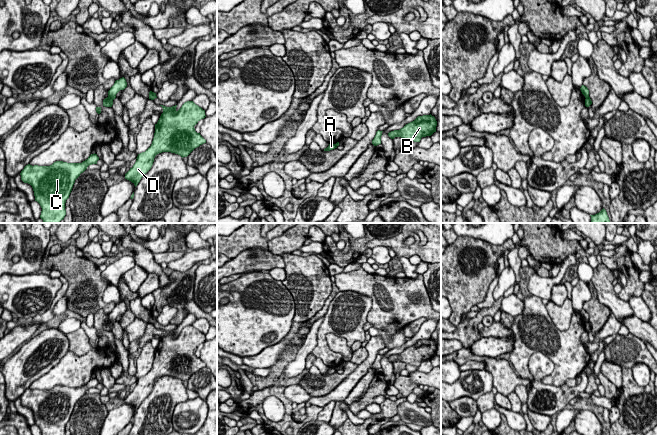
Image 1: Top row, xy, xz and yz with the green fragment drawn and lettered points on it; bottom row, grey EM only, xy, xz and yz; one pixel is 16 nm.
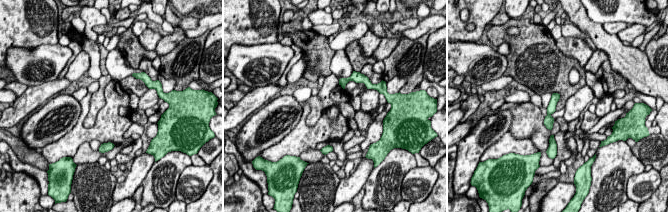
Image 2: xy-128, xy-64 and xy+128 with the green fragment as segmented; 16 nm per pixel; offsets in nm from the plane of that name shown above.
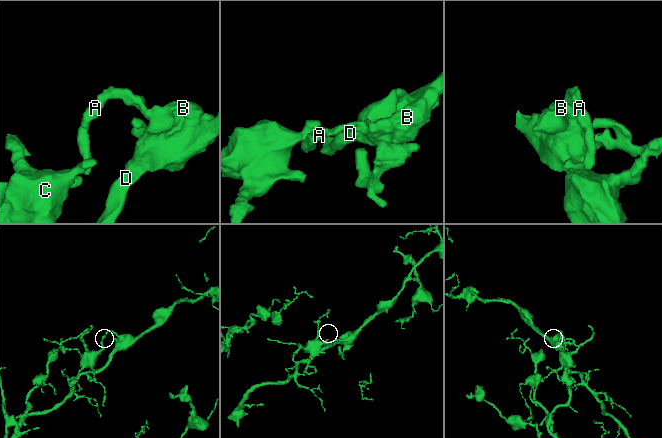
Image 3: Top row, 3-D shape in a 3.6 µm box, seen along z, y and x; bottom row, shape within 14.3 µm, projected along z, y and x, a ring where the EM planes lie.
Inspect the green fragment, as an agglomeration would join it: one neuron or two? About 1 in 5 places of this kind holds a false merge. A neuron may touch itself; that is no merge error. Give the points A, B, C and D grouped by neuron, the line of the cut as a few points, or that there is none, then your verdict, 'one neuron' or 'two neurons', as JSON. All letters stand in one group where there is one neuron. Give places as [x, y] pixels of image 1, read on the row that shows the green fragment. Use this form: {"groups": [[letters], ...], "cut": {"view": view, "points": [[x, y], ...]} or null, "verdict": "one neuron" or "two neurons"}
{"groups": [["A", "C"], ["B", "D"]], "cut": {"view": "xy", "points": [[108, 95], [113, 99]]}, "verdict": "two neurons"}

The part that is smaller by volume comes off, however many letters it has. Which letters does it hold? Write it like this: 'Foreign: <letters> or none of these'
Foreign: A, C

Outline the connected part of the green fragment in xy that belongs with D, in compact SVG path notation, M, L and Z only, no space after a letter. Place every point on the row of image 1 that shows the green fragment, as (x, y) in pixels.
M193 101L185 102L177 111L175 106L163 108L151 146L137 156L132 168L125 174L125 179L135 187L141 178L151 169L154 158L162 152L171 152L187 157L195 148L206 143L206 140L195 131L194 126L206 117L205 110Z

